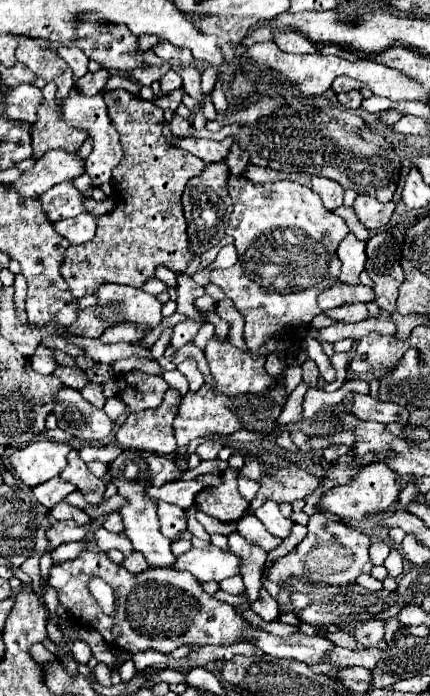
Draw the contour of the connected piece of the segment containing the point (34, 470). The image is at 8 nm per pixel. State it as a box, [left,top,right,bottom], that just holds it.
[10,440,72,486]

